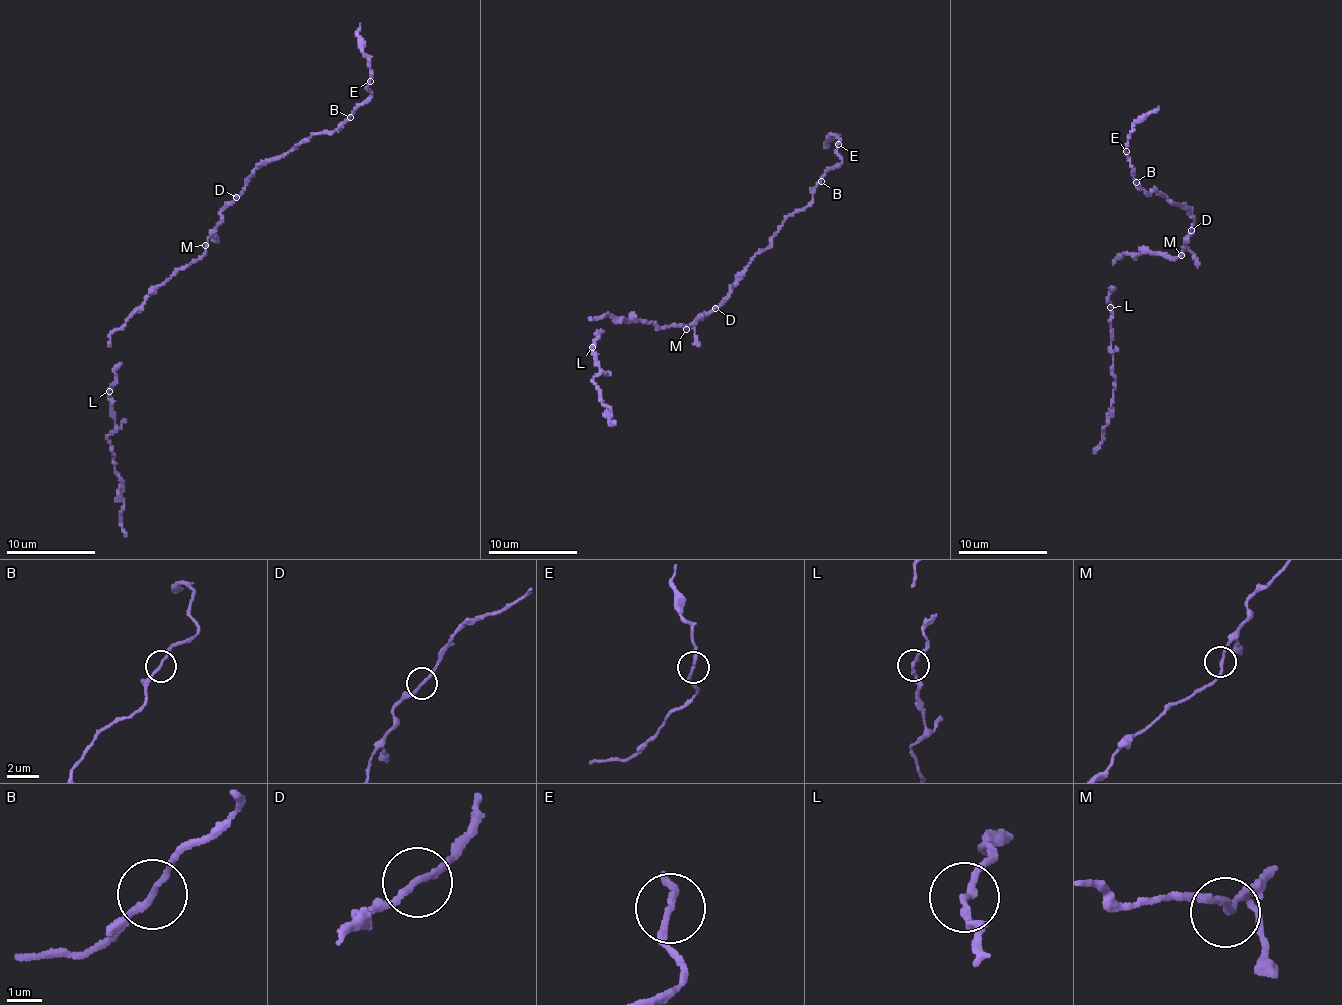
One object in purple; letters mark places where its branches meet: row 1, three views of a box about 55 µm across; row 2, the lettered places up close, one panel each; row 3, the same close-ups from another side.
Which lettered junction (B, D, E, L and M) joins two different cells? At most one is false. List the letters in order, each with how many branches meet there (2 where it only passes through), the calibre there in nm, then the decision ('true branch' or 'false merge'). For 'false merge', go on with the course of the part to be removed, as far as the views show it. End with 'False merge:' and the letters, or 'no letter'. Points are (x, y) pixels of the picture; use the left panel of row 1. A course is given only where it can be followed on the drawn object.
B: branches 2; calibre 150 nm; true branch
D: branches 2; calibre 160 nm; true branch
E: branches 2; calibre 170 nm; true branch
L: branches 2; calibre 160 nm; true branch
M: branches 2; calibre 170 nm; true branch
False merge: no letter

